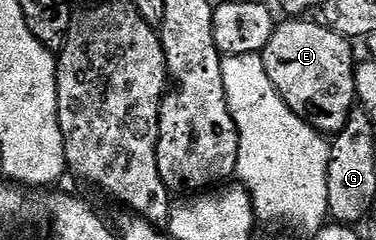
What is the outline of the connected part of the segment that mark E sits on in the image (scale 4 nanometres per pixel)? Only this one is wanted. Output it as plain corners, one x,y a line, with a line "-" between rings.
292,17
287,21
277,22
276,30
273,31
270,41
262,52
266,73
274,89
278,89
282,101
286,101
291,111
298,113
298,117
305,119
314,130
321,133
335,133
342,129
342,125
346,125
348,115
354,110
354,104
357,102
356,67
354,62
352,63
353,44
323,23
319,21
307,23
308,21
304,17

